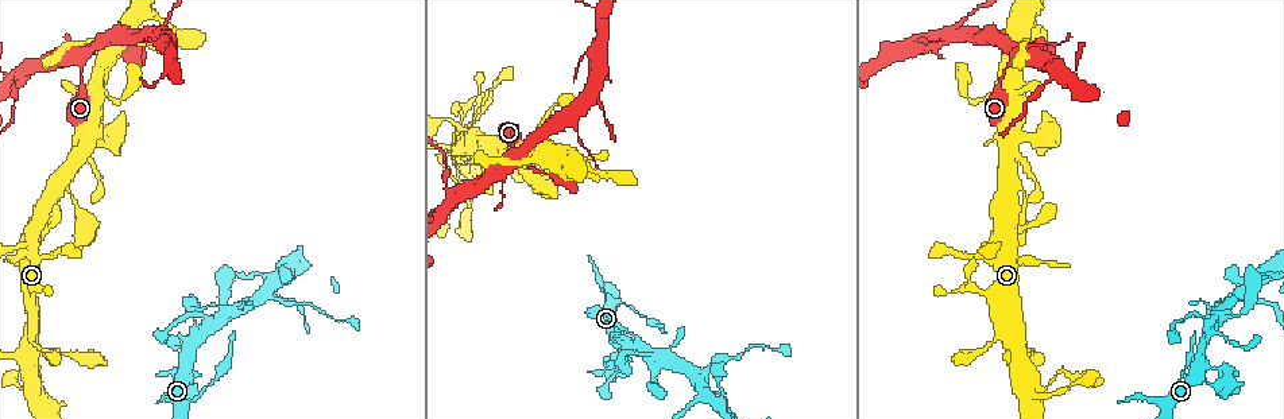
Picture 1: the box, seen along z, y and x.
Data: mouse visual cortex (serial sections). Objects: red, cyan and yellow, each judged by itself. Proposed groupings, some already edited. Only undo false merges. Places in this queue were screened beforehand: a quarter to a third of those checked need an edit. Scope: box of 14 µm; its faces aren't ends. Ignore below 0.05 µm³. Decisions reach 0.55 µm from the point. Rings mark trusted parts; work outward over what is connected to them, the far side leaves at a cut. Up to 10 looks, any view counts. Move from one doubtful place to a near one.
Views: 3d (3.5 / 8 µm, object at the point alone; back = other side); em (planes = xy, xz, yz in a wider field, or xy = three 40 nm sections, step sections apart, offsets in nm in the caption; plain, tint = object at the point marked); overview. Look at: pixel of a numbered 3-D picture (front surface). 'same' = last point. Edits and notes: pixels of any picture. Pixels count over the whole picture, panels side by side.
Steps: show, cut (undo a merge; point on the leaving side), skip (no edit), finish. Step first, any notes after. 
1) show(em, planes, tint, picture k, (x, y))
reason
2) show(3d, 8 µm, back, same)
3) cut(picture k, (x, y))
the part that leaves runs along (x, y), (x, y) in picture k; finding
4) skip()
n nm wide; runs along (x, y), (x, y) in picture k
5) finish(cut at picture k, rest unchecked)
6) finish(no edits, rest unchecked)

show(3d, 8 µm, picture 1, (516, 150))
narrows sharply

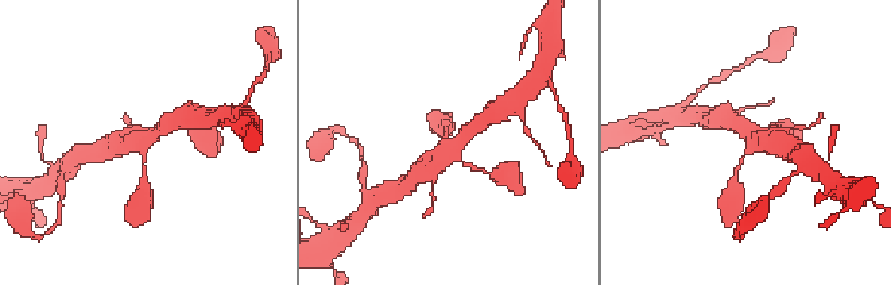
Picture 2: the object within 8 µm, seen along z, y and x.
show(em, xy, step 5, tint, picture 2, (146, 145))

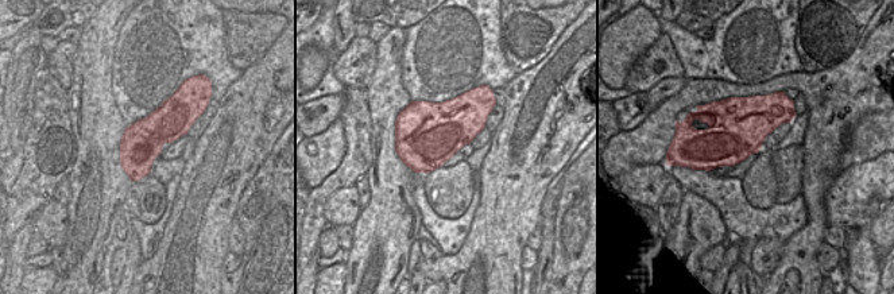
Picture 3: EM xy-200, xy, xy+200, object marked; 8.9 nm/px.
skip()
runs along (144, 178), (143, 146), (174, 123) in picture 2; continuous, no second cell

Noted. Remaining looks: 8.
show(3d, 3.5 µm, picture 1, (1057, 70))
four-way junction

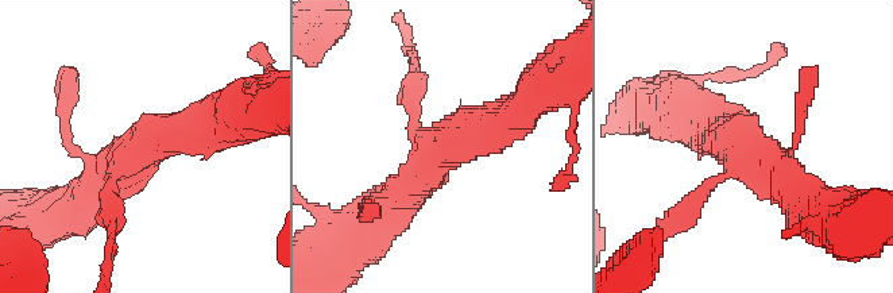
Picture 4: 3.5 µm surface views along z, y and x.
show(em, xy, step 3, tint, picture 4, (129, 158))
4 arms; arms of 200, 250, 450, 500 nm; need the tissue

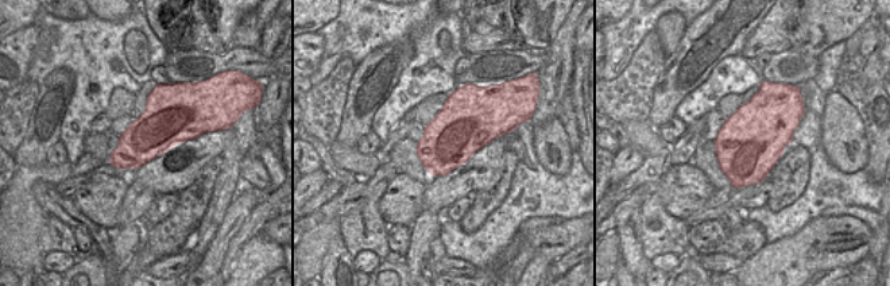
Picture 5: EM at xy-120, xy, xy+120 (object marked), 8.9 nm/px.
skip()
runs along (509, 120), (433, 149), (389, 211) in picture 4; continuous, no second cell

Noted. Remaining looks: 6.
show(3d, 8 µm, picture 1, (1210, 331))
small branch off a trunk

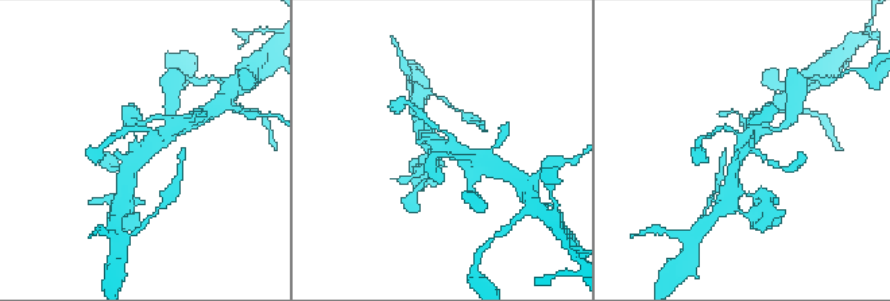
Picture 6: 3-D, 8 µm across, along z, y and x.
show(em, xy, step 2, tint, picture 6, (434, 147))

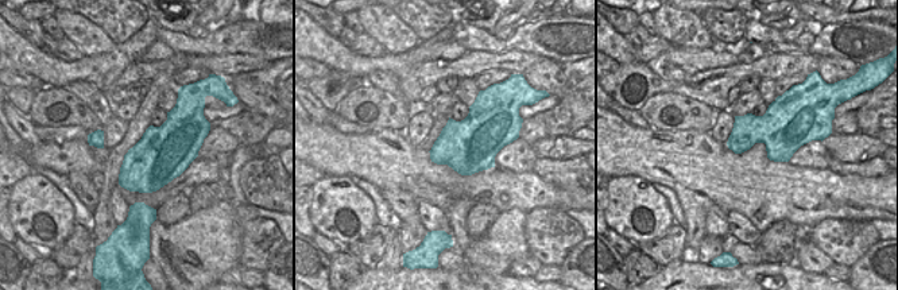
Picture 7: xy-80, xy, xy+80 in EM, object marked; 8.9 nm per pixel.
skip()
runs along (732, 174), (743, 150), (777, 163) in picture 6; continuous, no second cell

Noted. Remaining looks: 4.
show(em, xy, step 2, tint, picture 1, (451, 145))
thin arm on a thick one

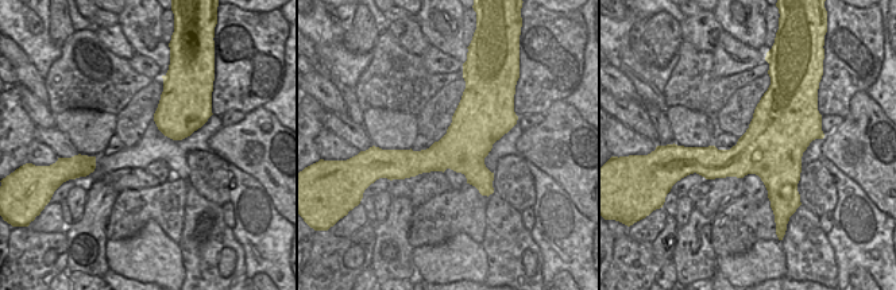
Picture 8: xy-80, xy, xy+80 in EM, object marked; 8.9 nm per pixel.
show(3d, 3.5 µm, same)
wider look

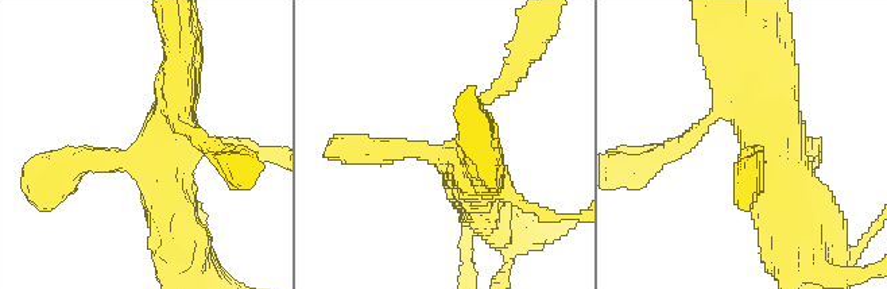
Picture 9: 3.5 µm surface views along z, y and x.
skip()
420 nm wide; runs along (755, 49), (752, 103), (790, 223) in picture 9; continuous, no second cell

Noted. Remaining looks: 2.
finish(no edits, rest unchecked)

